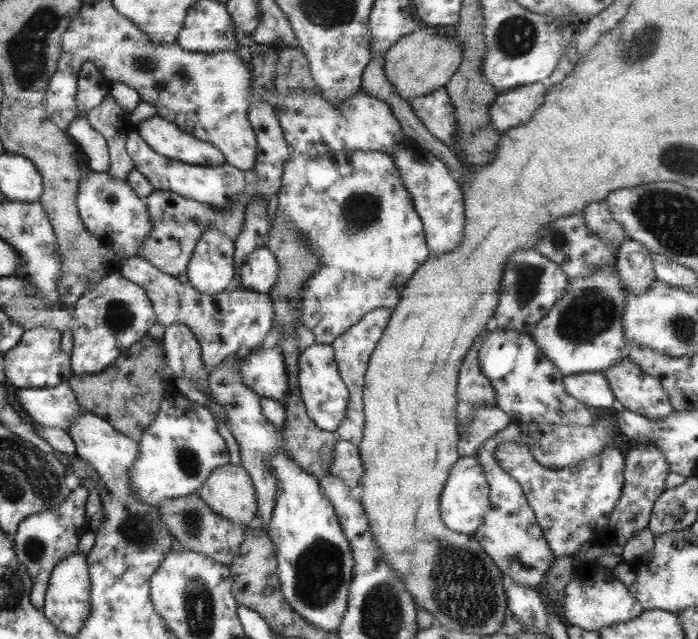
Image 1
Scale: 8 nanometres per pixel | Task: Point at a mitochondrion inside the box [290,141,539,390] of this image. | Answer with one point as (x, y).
(362, 210)

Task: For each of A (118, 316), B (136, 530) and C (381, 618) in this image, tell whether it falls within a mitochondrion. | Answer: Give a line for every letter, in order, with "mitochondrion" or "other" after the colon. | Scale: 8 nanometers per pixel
A: mitochondrion
B: mitochondrion
C: mitochondrion

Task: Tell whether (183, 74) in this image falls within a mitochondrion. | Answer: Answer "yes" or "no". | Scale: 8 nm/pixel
yes

